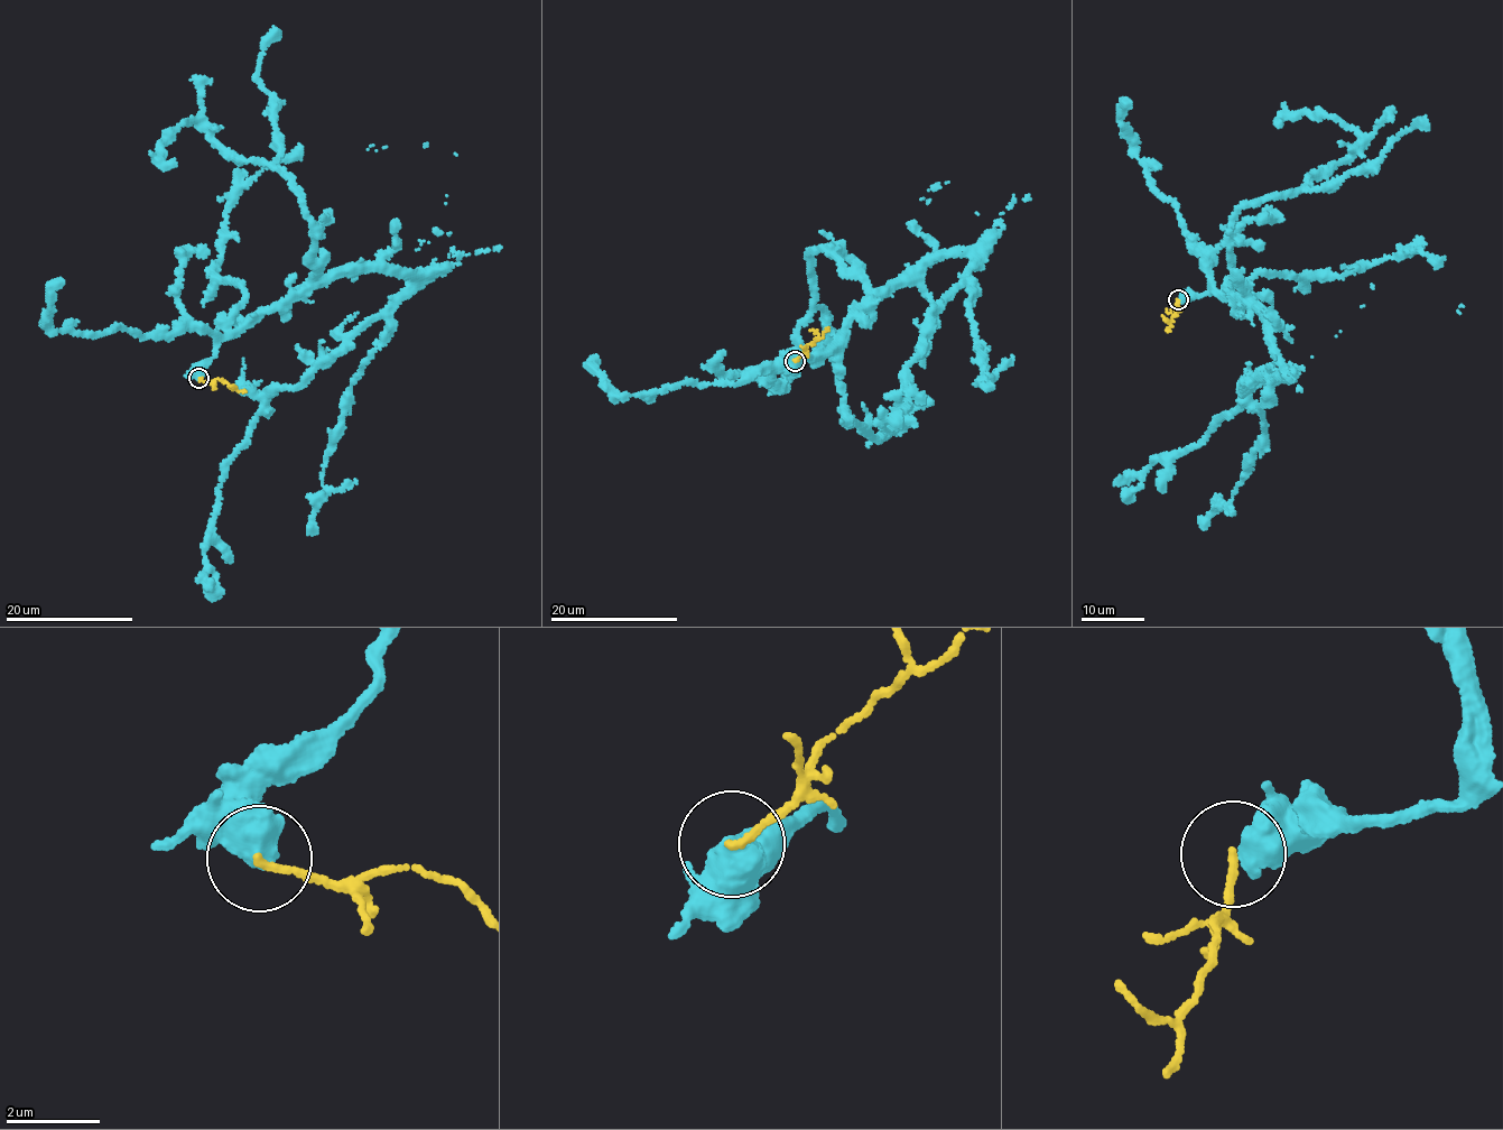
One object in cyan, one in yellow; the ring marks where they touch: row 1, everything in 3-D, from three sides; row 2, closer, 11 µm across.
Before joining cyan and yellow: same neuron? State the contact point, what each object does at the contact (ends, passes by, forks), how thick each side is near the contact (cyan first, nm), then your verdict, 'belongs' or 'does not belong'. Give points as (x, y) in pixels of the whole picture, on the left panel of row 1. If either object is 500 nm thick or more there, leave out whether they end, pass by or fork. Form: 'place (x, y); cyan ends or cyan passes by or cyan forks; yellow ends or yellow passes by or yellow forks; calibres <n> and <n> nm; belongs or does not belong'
place (198, 378); calibres 700 and 130 nm; does not belong

